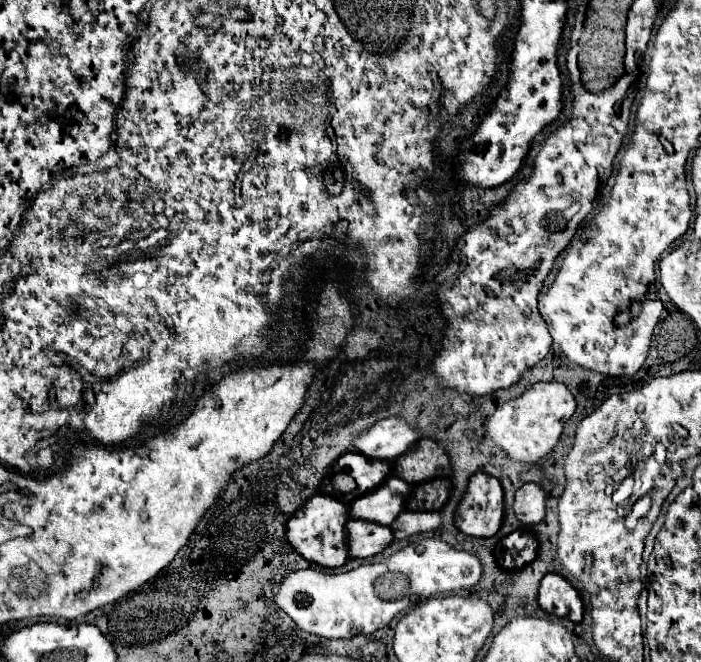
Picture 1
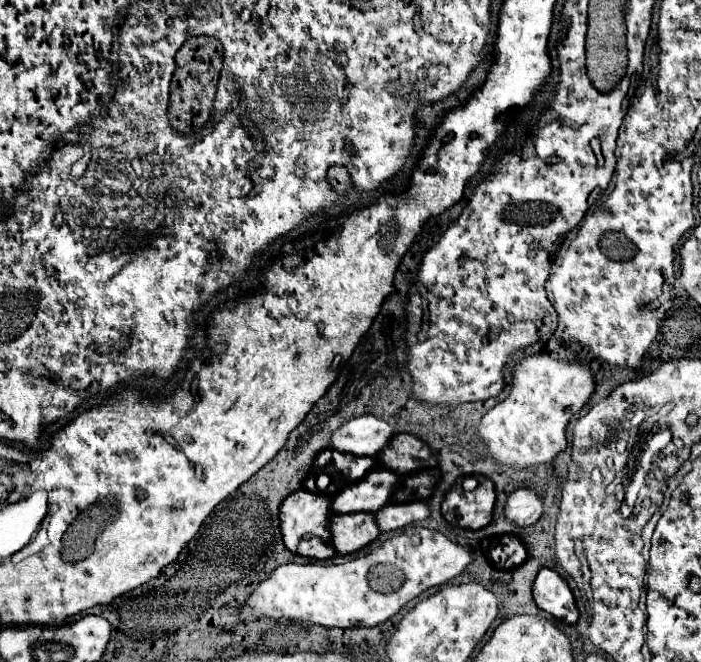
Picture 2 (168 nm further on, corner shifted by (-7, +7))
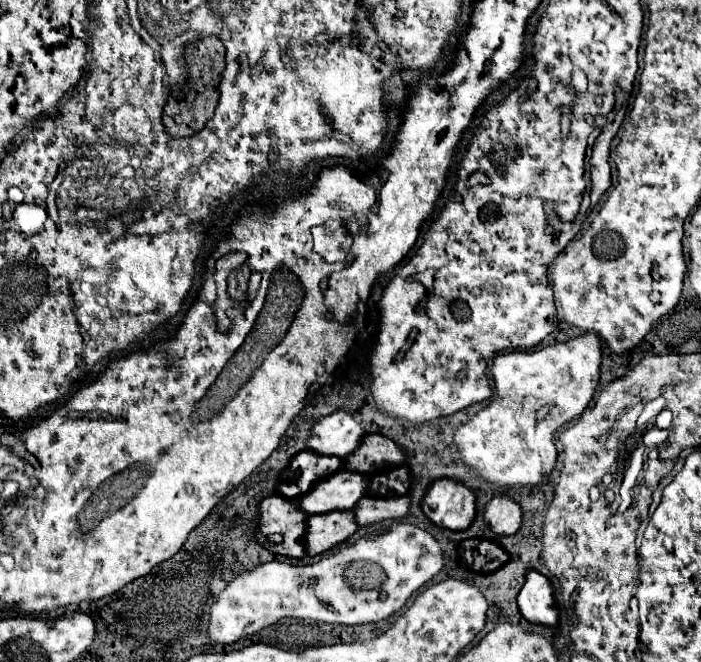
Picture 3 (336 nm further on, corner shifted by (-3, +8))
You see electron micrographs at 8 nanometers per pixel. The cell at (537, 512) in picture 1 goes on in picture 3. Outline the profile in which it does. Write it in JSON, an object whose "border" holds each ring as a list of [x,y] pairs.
{"border":[[[497,496],[485,506],[485,522],[499,536],[515,534],[521,526],[521,520],[523,520],[523,510],[509,496]]]}

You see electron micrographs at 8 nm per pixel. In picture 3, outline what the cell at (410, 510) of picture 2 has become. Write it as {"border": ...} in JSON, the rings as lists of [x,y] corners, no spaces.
{"border":[[[365,496],[355,504],[355,520],[359,526],[367,524],[377,524],[383,520],[397,520],[405,518],[409,514],[411,500],[407,496],[397,496],[397,498],[369,498]]]}

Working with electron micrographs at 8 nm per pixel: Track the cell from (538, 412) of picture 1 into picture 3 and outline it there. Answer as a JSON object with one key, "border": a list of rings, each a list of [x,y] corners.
{"border":[[[585,334],[571,338],[567,342],[547,346],[535,352],[507,352],[499,354],[493,360],[493,380],[495,394],[489,406],[475,414],[473,420],[463,424],[455,432],[455,444],[461,452],[461,458],[467,466],[477,470],[487,482],[499,486],[515,484],[537,484],[549,472],[545,466],[555,466],[557,448],[553,434],[563,424],[579,416],[593,398],[593,390],[599,384],[599,366],[601,366],[601,344],[595,334]]]}

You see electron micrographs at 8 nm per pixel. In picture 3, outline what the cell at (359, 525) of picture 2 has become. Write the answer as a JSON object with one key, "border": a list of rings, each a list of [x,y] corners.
{"border":[[[351,510],[343,512],[327,512],[327,514],[315,514],[309,516],[309,536],[305,538],[305,548],[309,556],[327,552],[335,548],[337,544],[345,542],[357,532],[355,514]]]}

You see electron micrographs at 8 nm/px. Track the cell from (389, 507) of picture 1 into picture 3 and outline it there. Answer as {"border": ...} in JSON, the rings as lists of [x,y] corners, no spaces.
{"border":[[[341,468],[333,476],[313,486],[313,492],[297,498],[309,514],[327,514],[333,510],[351,510],[367,492],[367,476]]]}

